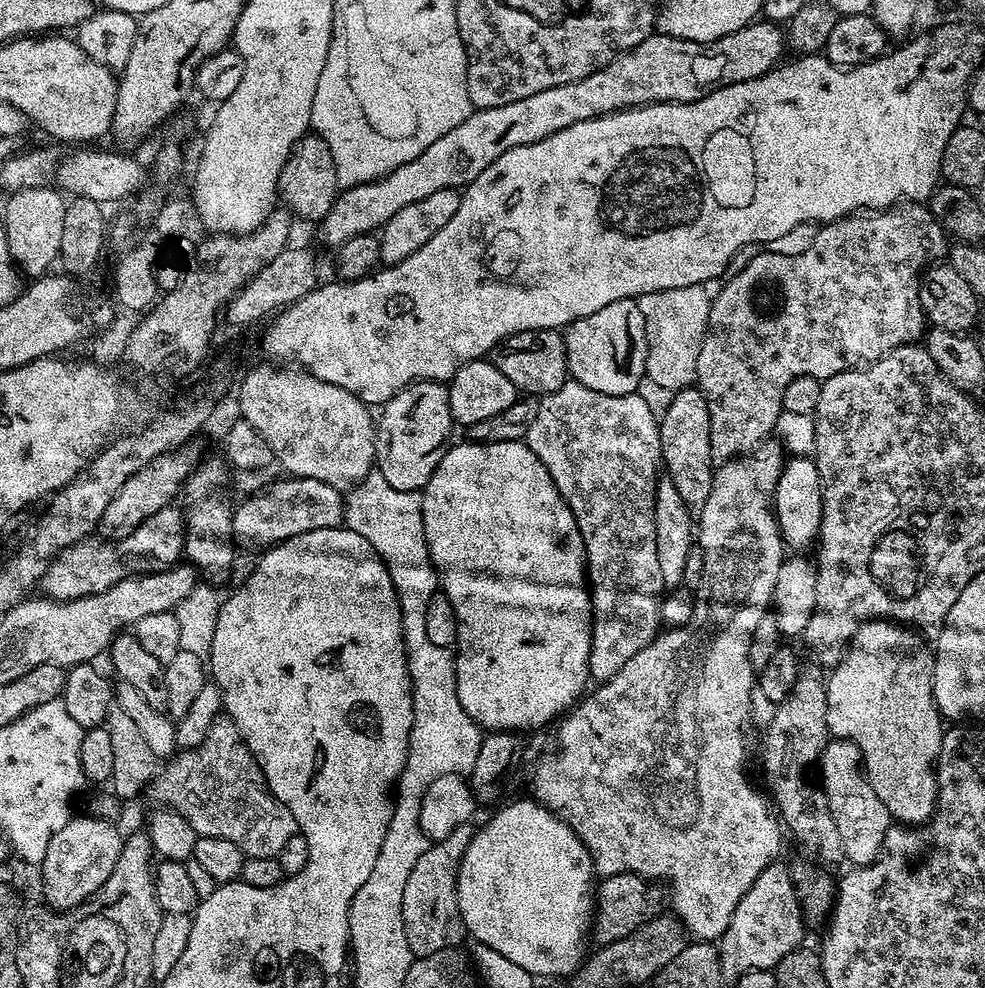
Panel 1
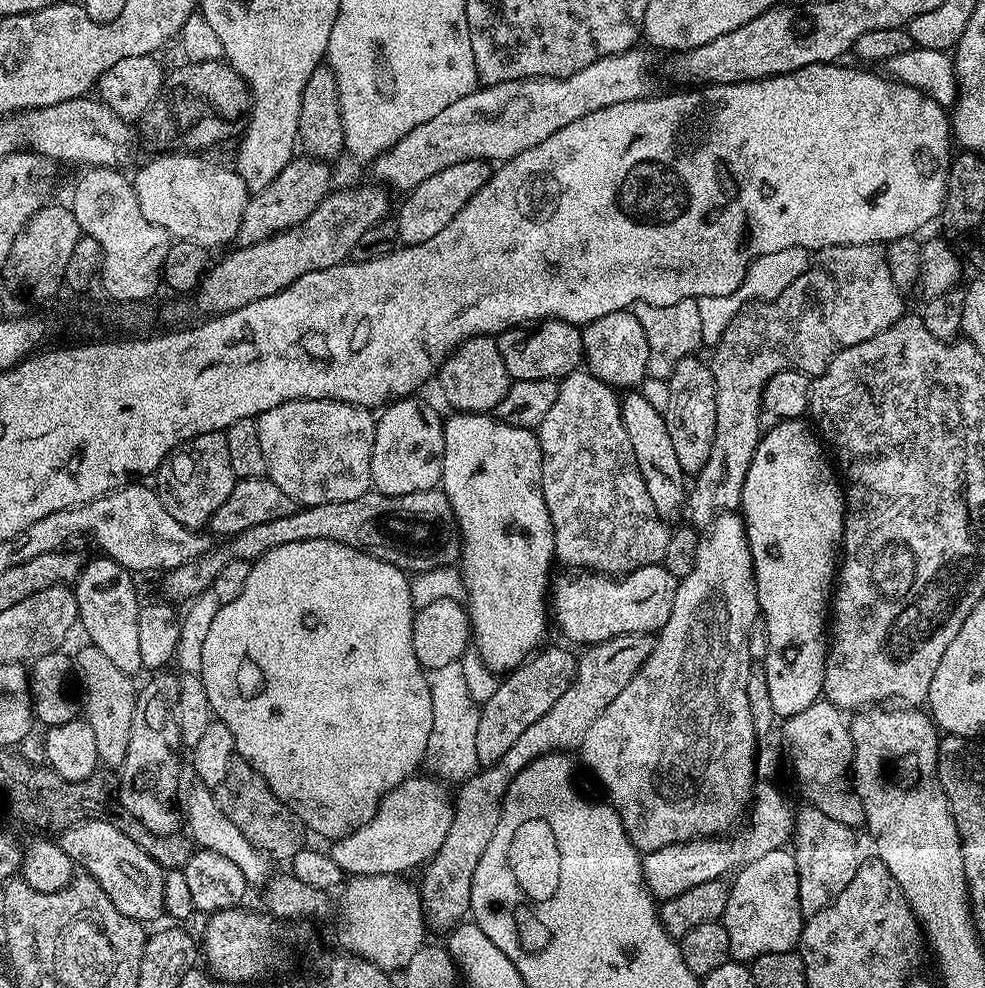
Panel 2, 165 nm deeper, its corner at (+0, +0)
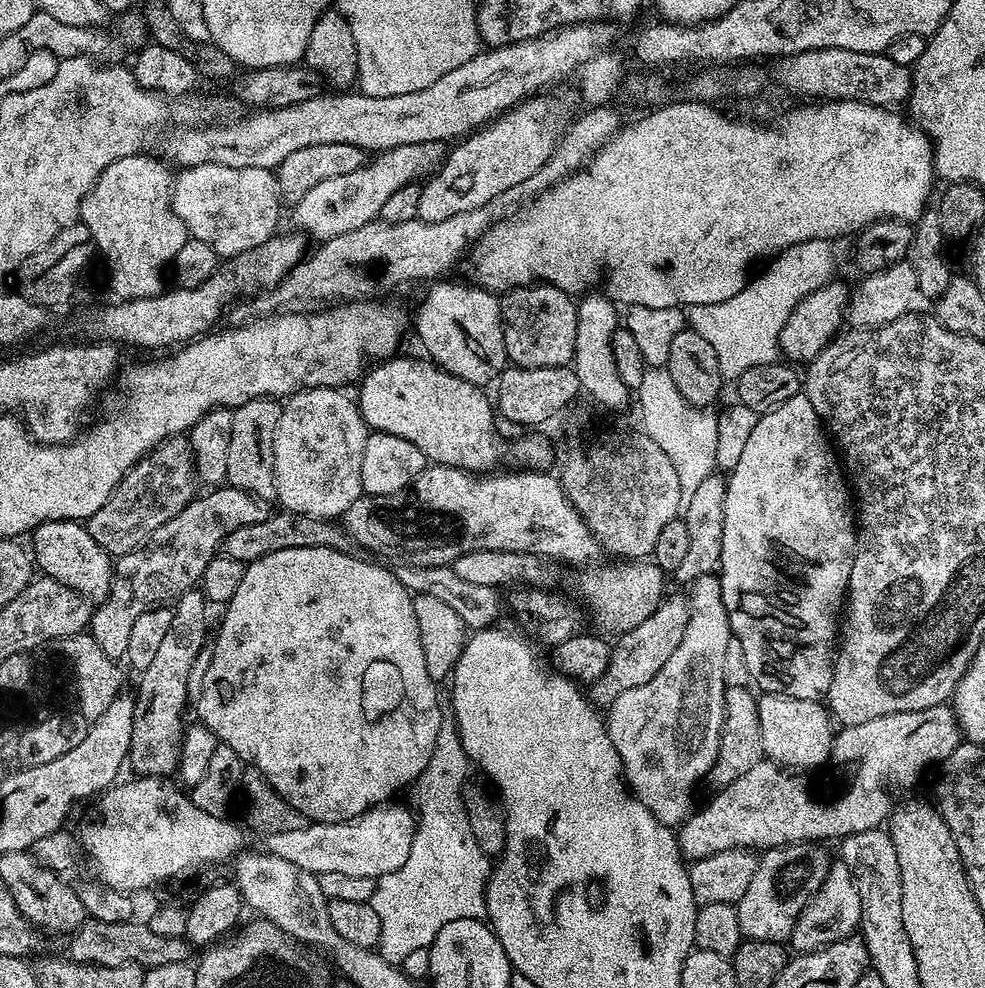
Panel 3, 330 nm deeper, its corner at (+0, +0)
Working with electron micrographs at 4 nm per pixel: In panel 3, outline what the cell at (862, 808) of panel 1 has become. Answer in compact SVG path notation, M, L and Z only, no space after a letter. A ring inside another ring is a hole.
M764 694L757 699L758 722L762 726L762 750L773 764L785 770L820 768L829 763L834 735L833 717L820 700Z

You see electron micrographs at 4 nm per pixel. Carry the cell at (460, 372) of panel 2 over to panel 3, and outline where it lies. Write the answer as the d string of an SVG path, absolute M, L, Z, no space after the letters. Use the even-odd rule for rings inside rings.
M440 284L430 289L416 316L414 312L414 328L416 324L420 344L428 351L425 353L432 363L466 382L488 386L488 383L491 385L499 381L500 375L510 364L500 313L502 300L499 295L484 288L471 287Z

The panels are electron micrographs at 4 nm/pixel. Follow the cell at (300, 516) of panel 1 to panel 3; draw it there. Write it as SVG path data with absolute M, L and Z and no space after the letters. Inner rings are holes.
M216 486L205 492L208 492L205 496L204 493L197 495L185 508L178 510L170 522L162 522L143 544L115 561L108 599L95 607L90 621L90 635L112 660L125 659L130 626L134 626L138 614L171 605L182 594L193 591L201 583L207 564L218 555L224 540L234 534L238 526L263 522L270 514L269 501L251 496L246 490Z

